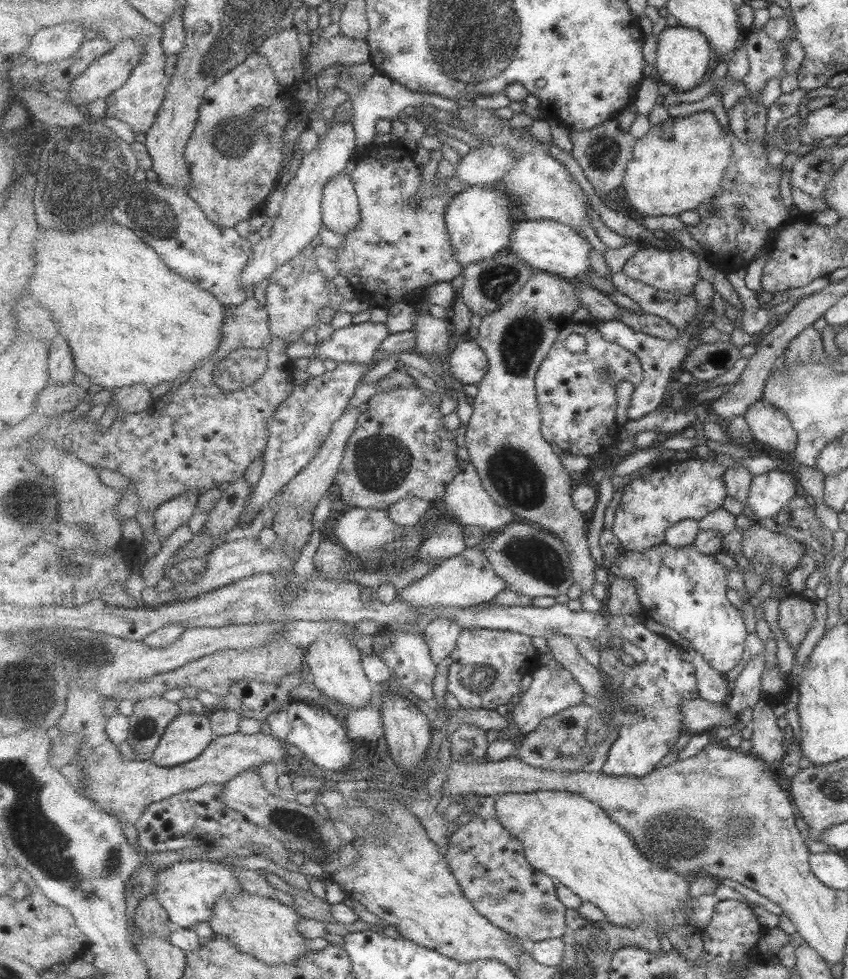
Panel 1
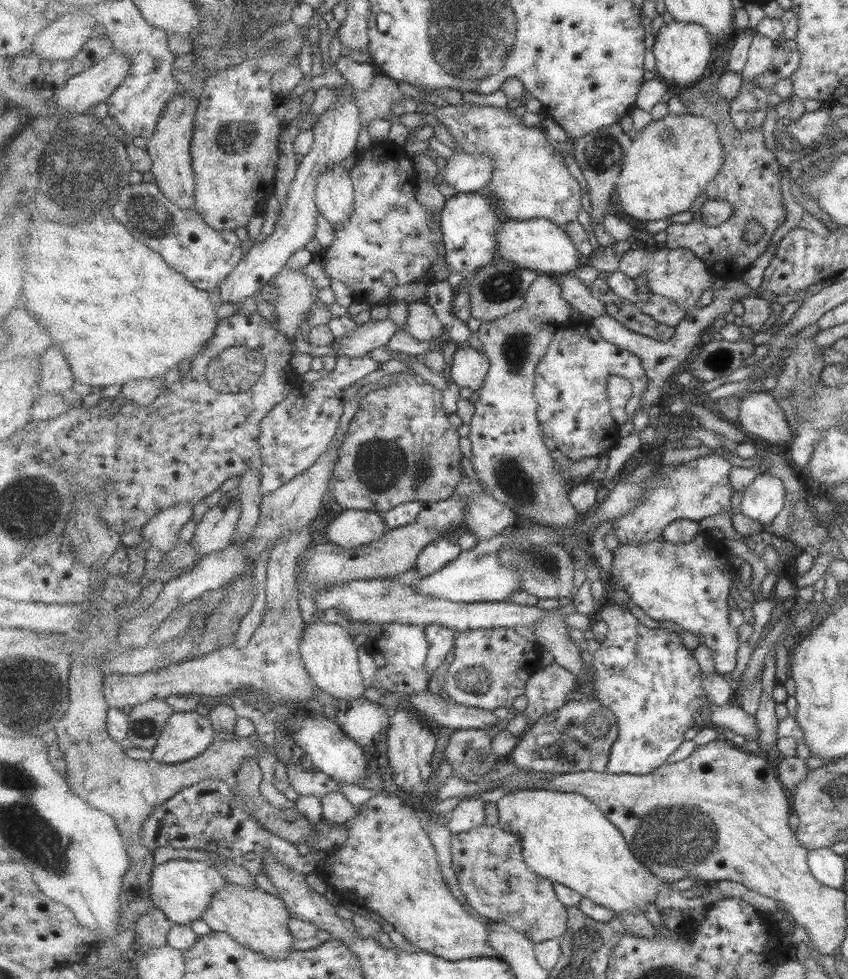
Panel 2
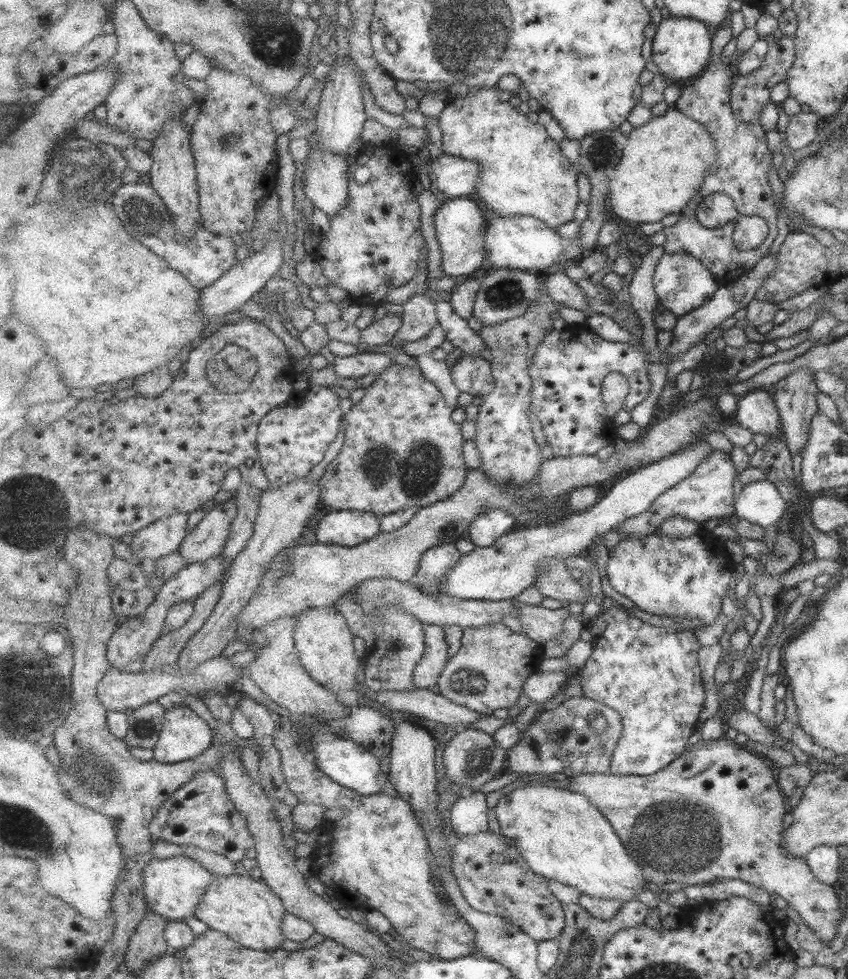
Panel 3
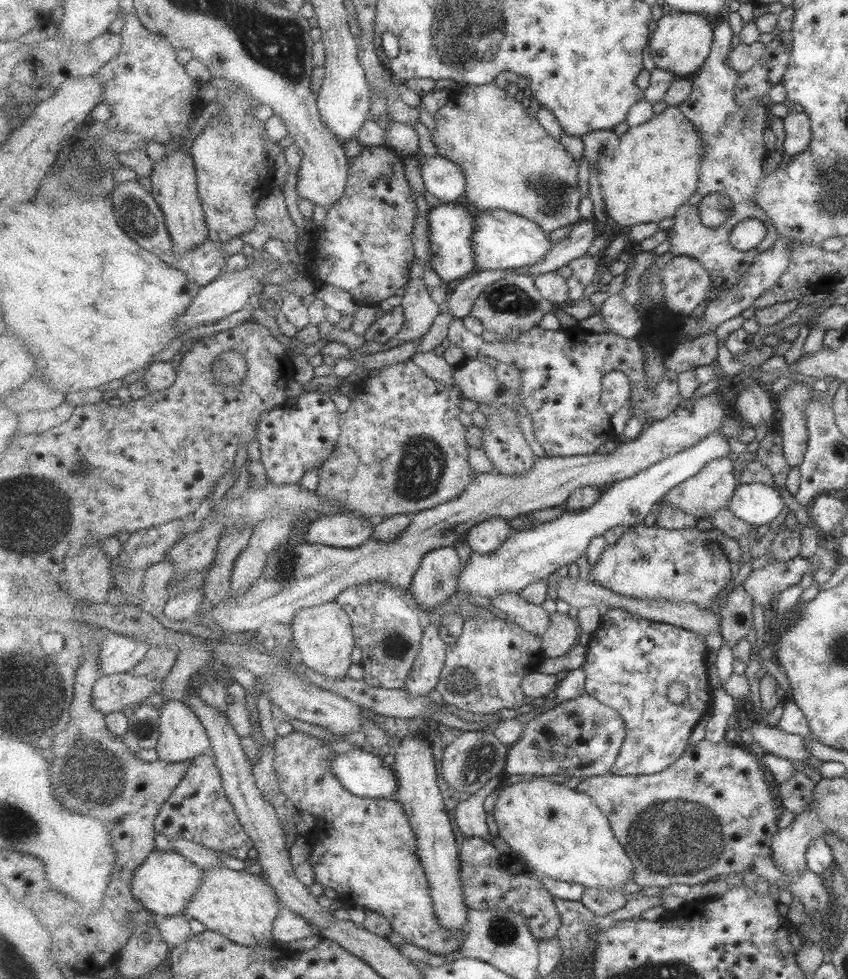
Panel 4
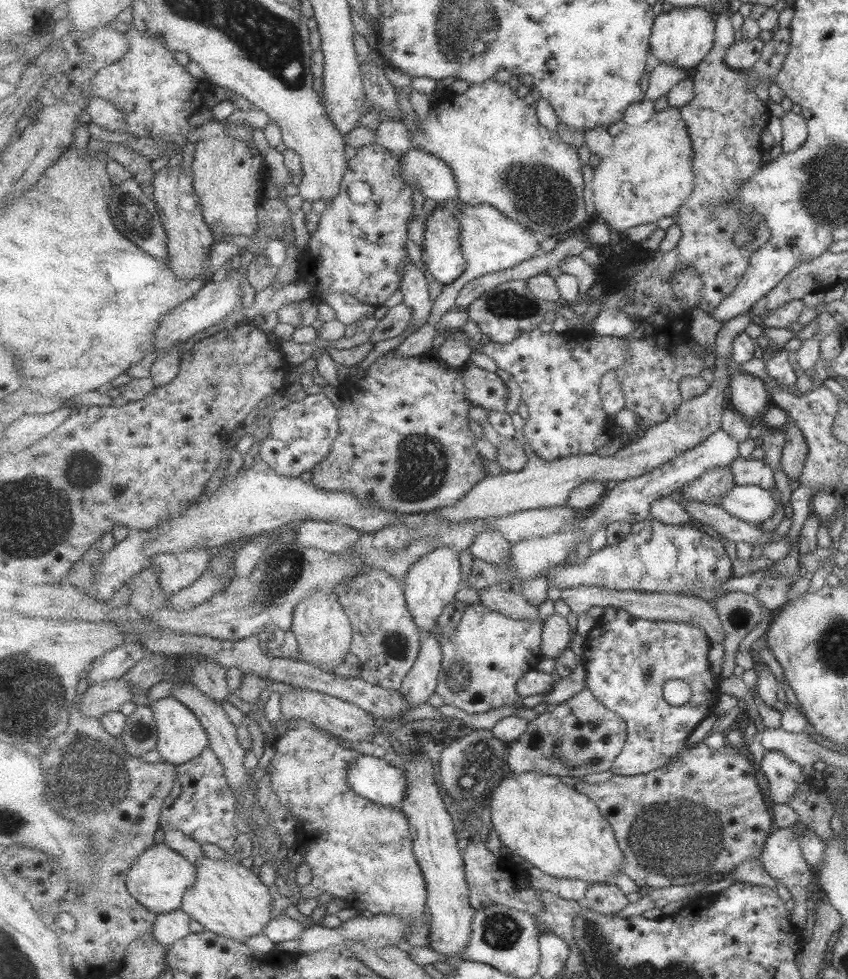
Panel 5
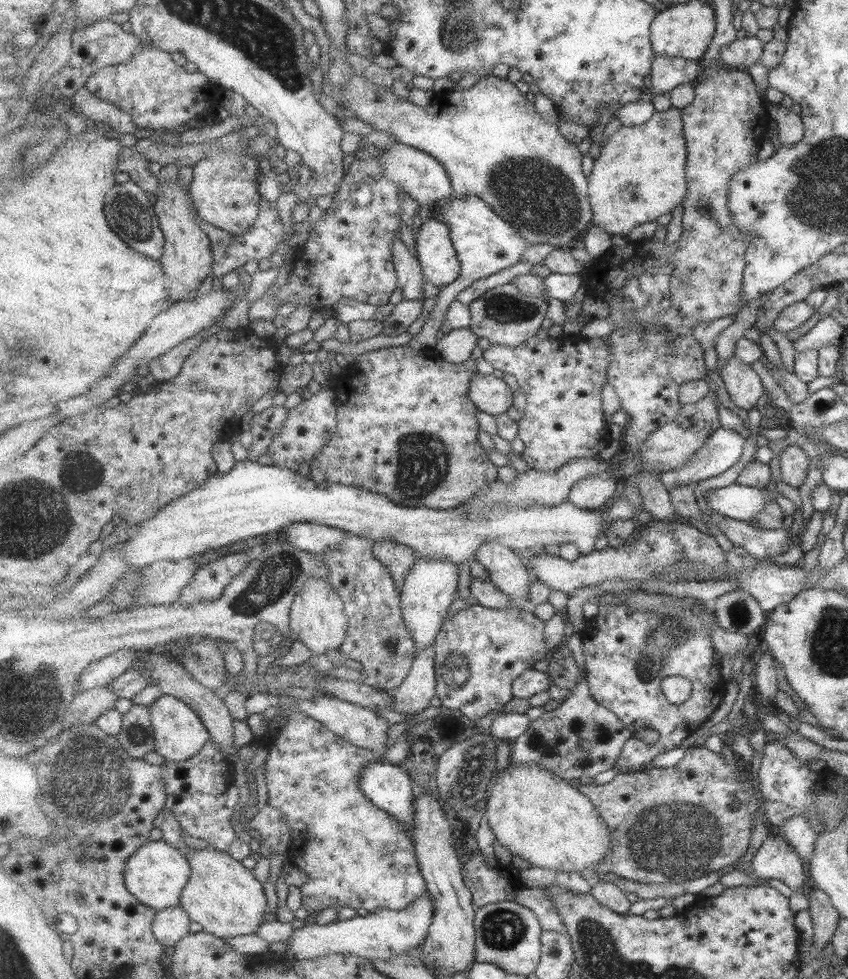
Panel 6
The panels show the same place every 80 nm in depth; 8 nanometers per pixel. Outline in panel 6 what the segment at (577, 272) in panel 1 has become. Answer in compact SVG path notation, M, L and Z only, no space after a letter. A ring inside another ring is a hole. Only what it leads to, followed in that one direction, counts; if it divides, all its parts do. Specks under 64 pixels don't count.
M469 194L467 198L453 196L450 199L449 205L439 203L432 207L432 217L441 217L441 221L449 225L453 247L457 251L457 257L461 260L462 273L453 284L441 288L428 320L414 330L413 339L407 346L413 347L415 350L435 348L438 343L437 332L443 326L443 320L447 318L450 304L455 301L460 292L468 289L474 282L480 281L482 278L516 266L521 262L523 252L529 247L527 241L509 223L505 223L505 219L497 215L483 199L473 196L473 194Z

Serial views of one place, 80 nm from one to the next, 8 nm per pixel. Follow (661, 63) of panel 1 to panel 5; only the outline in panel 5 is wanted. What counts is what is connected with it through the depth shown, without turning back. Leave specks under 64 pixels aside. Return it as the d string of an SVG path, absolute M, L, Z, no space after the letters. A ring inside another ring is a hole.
M698 6L674 7L670 11L661 12L656 17L650 38L652 60L695 69L713 48L716 40L716 19L717 15L712 10Z

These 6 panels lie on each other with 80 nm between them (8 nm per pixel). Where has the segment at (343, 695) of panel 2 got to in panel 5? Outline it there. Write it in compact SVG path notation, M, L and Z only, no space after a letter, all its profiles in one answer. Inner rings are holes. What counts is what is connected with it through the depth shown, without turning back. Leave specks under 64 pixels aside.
M334 592L317 593L301 601L294 610L291 631L295 634L304 661L315 664L315 666L331 664L335 668L339 664L345 663L345 654L350 652L354 637L349 615L345 612L343 604Z

